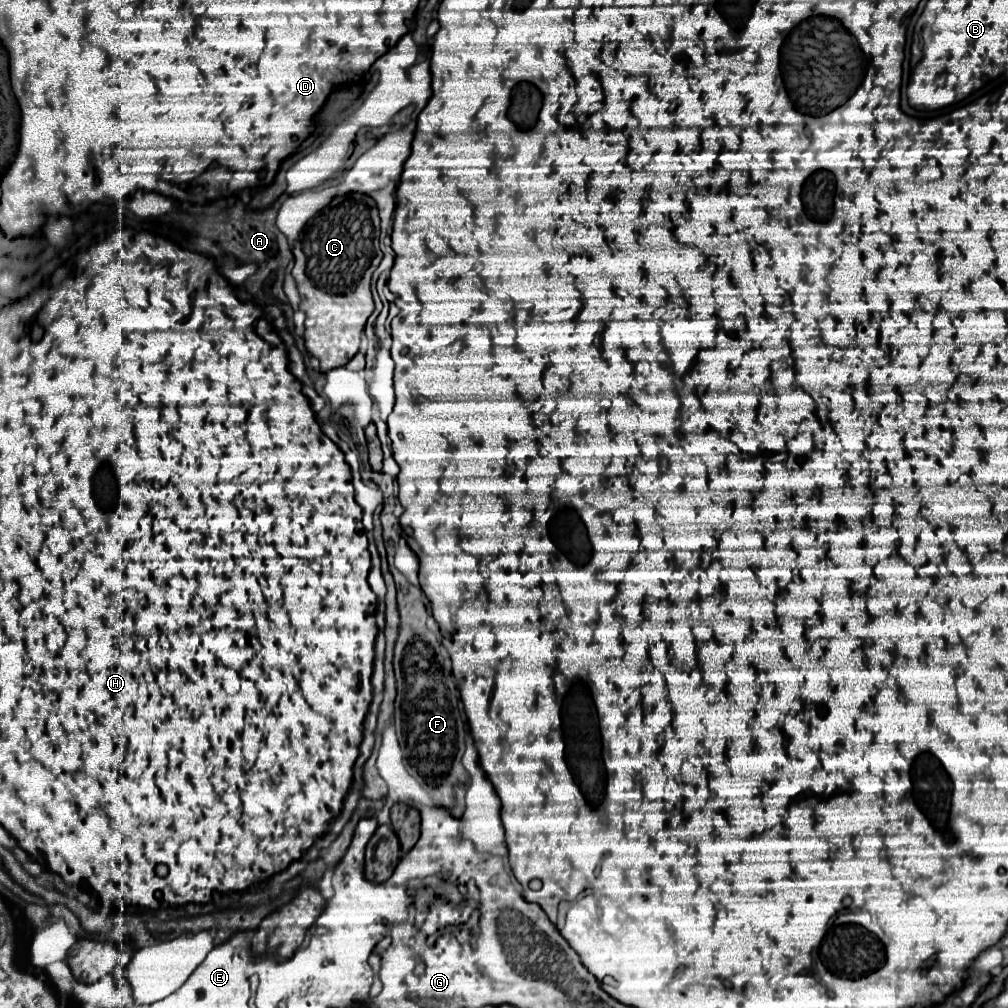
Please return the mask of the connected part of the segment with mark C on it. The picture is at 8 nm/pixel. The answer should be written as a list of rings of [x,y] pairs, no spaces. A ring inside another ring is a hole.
[[[349,194],[335,200],[321,214],[317,214],[303,236],[293,248],[295,266],[291,270],[297,290],[301,296],[299,310],[305,312],[305,348],[311,356],[319,360],[319,370],[329,372],[333,368],[345,366],[357,352],[361,344],[361,334],[367,318],[373,314],[371,298],[371,274],[379,266],[383,254],[379,250],[379,212],[373,198],[365,194]]]

